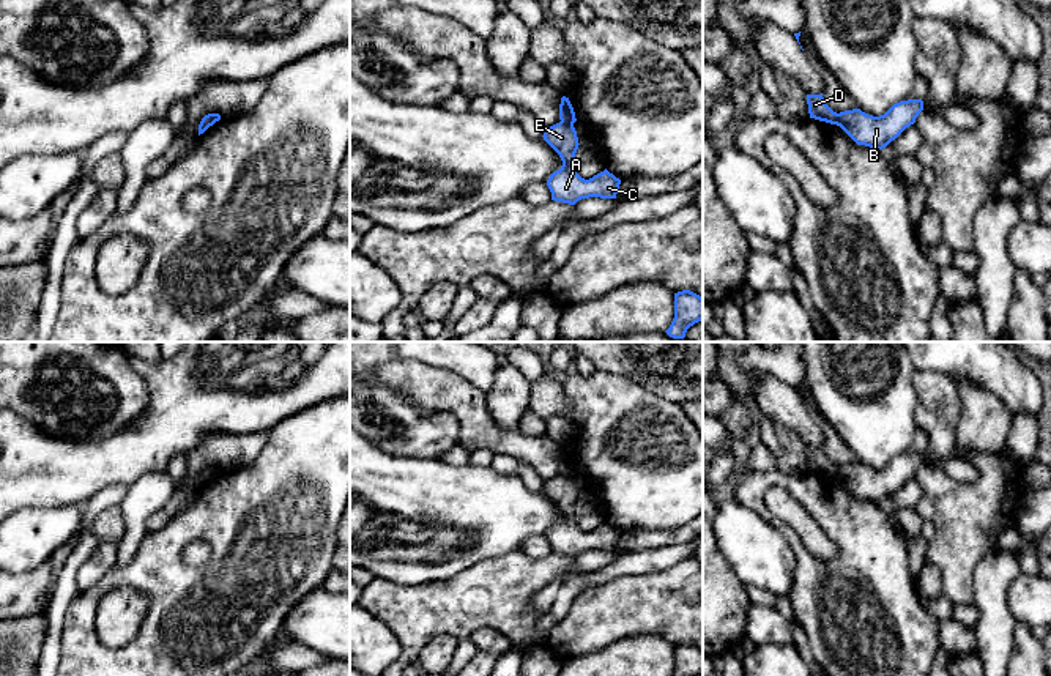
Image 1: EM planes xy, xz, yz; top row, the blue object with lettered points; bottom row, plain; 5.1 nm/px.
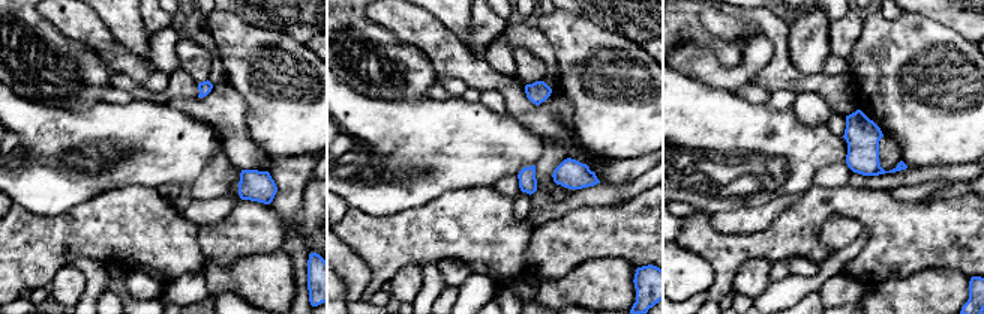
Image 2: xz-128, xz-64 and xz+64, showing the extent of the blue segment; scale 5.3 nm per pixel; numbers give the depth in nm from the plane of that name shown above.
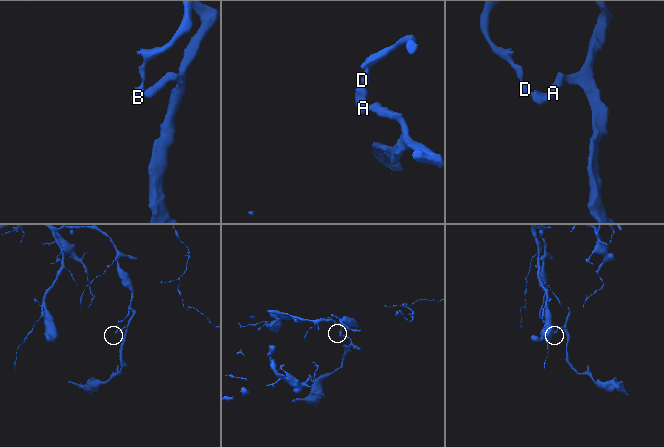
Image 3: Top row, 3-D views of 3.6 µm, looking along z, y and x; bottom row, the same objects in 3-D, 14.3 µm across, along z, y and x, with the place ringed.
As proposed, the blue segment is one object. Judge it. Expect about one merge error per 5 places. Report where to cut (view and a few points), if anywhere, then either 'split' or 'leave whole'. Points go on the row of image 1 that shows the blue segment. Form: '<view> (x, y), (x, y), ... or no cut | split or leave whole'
xz (561, 120), (572, 125) | split

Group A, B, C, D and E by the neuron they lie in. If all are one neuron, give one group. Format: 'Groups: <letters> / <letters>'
Groups: A B C E / D

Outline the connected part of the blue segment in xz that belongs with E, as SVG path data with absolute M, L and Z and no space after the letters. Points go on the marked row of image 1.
M556 123L544 129L544 140L559 154L563 165L547 180L551 200L575 205L581 199L616 199L621 180L607 169L589 180L575 170L578 137L574 124Z

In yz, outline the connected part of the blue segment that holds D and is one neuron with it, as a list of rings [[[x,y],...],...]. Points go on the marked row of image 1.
[[[807,95],[810,118],[837,124],[837,112],[834,112],[824,101],[821,95]]]

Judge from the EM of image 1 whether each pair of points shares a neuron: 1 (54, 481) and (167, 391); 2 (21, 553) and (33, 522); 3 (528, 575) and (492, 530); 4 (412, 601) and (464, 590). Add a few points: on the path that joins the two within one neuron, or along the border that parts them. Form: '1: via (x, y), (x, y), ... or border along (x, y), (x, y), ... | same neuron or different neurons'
1: via (87, 468), (115, 460), (152, 424) | same neuron
2: via (21, 546), (32, 530) | same neuron
3: border along (519, 549), (501, 557), (479, 560), (475, 564) | different neurons
4: via (424, 599), (451, 599) | same neuron

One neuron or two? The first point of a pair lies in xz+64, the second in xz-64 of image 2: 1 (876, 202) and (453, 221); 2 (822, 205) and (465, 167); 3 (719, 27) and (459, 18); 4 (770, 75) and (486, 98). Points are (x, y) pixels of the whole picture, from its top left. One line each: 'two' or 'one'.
1: one
2: two
3: one
4: two

